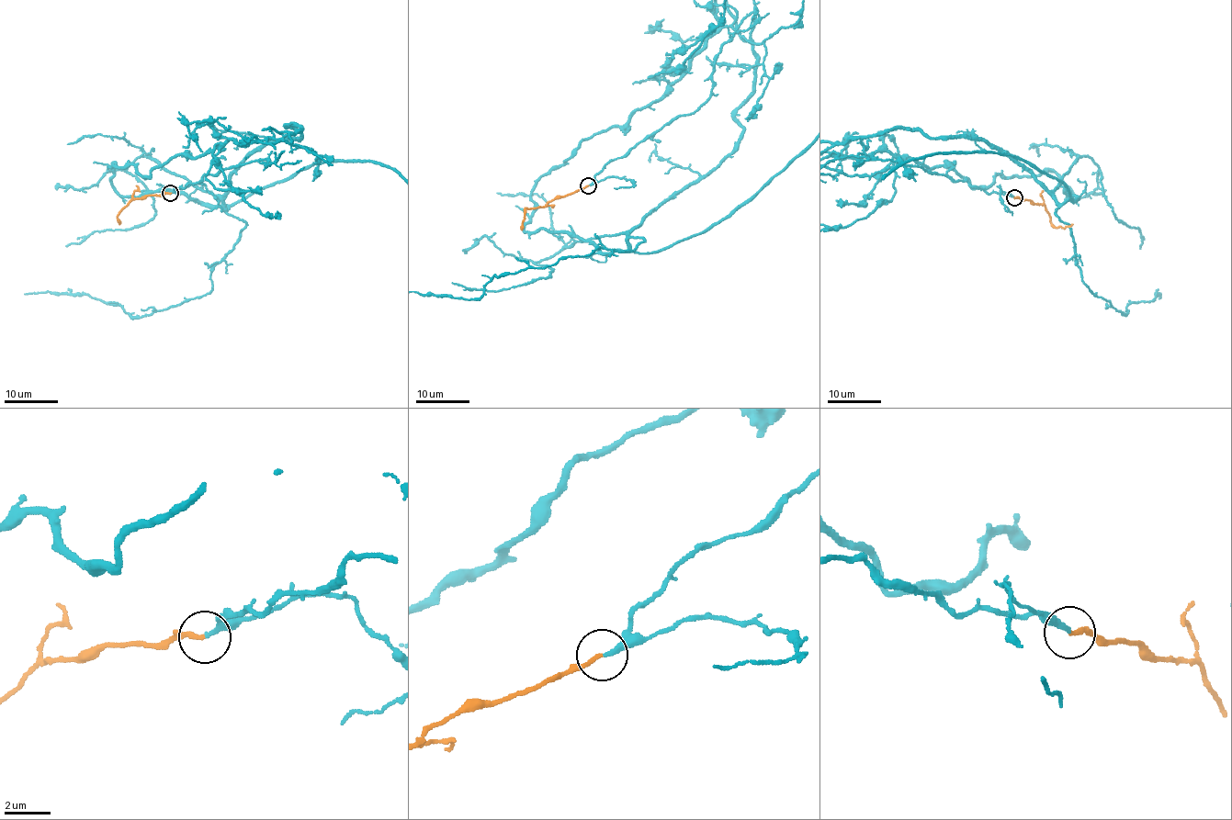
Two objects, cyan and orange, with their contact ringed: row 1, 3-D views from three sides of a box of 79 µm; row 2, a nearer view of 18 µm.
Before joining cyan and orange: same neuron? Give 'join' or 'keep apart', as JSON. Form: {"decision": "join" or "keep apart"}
{"decision": "join"}

